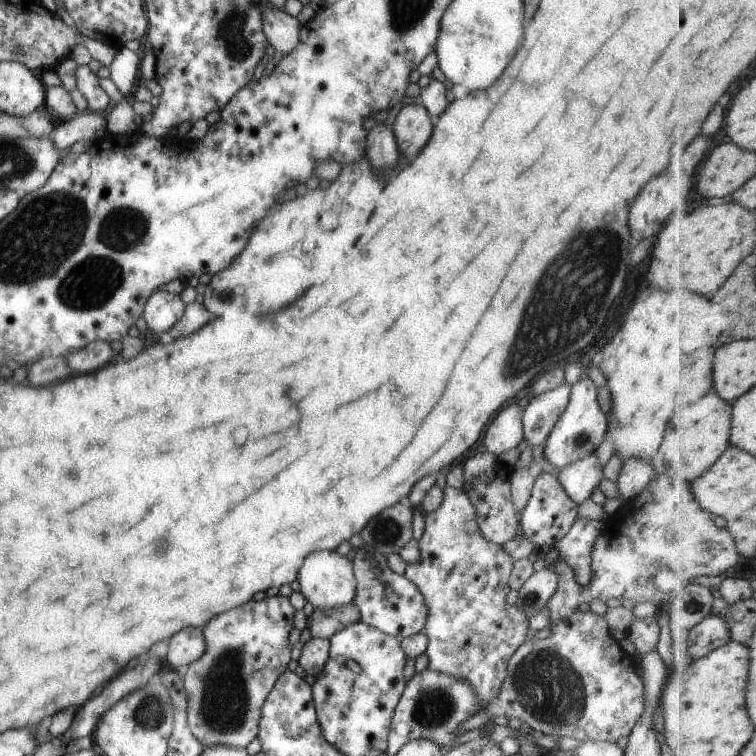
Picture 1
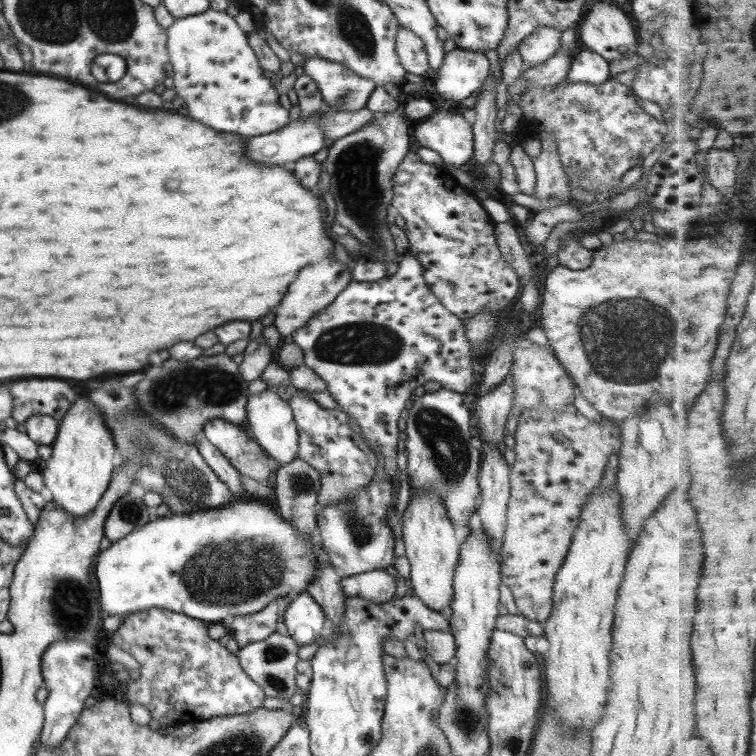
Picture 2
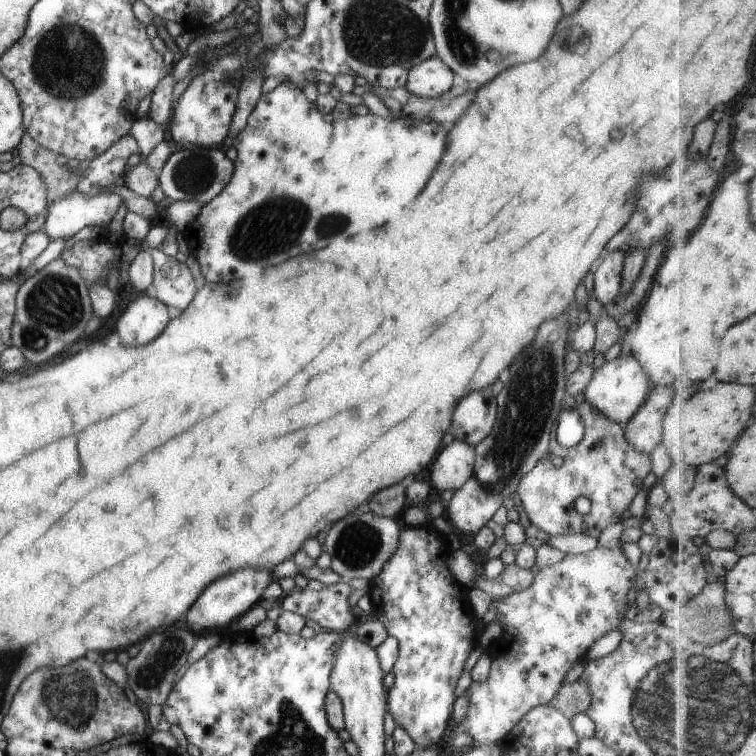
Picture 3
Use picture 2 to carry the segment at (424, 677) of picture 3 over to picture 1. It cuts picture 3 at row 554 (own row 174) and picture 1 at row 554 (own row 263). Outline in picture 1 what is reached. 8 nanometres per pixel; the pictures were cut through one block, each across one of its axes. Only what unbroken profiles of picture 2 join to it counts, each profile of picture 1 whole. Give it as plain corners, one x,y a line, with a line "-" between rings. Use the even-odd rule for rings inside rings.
446,486
443,489
443,501
442,504
438,507
438,510
434,512
427,513
424,515
425,518
425,531
418,541
420,546
420,558
414,562
414,564
407,564
406,572
403,574
408,578
412,584
422,592
424,596
424,604
428,608
428,616
426,619
426,626
423,628
424,634
428,636
428,646
423,652
428,658
428,670
434,670
434,672
442,672
442,674
454,674
454,677
464,678
467,682
470,682
470,686
474,688
474,694
478,694
478,704
480,704
480,709
484,708
486,704
490,703
490,700
498,694
506,678
508,660
512,658
512,654
518,650
518,646
522,646
522,643
528,638
528,623
529,620
526,620
522,614
520,608
516,608
516,603
508,604
506,602
506,596
511,590
509,583
511,572
513,569
514,560
510,554
506,554
506,550
502,546
497,545
496,543
490,542
485,536
482,536
480,528
478,528
478,522
476,522
476,508
464,488
458,490
457,488

